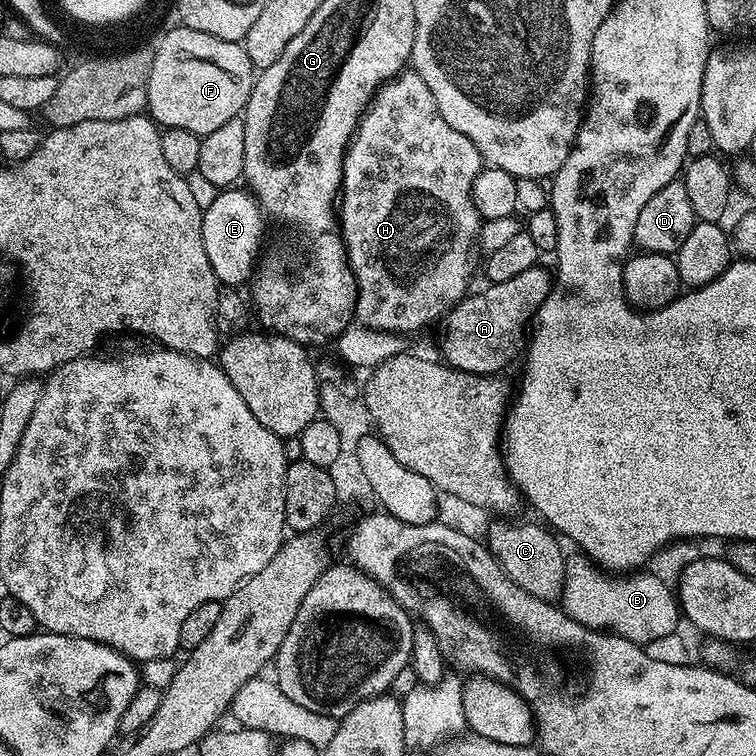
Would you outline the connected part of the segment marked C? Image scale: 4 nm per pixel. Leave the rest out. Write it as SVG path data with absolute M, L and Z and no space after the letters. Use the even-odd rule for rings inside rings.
M506 518L494 520L488 530L488 540L486 539L489 552L516 585L540 600L555 601L563 595L568 561L558 544L559 539L539 523L536 525L514 521Z

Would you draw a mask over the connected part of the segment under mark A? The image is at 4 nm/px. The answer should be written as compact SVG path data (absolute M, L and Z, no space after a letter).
M543 266L525 270L507 282L488 284L481 292L473 291L459 300L443 317L444 333L438 341L443 363L466 374L496 376L526 348L526 329L552 289L553 277Z

